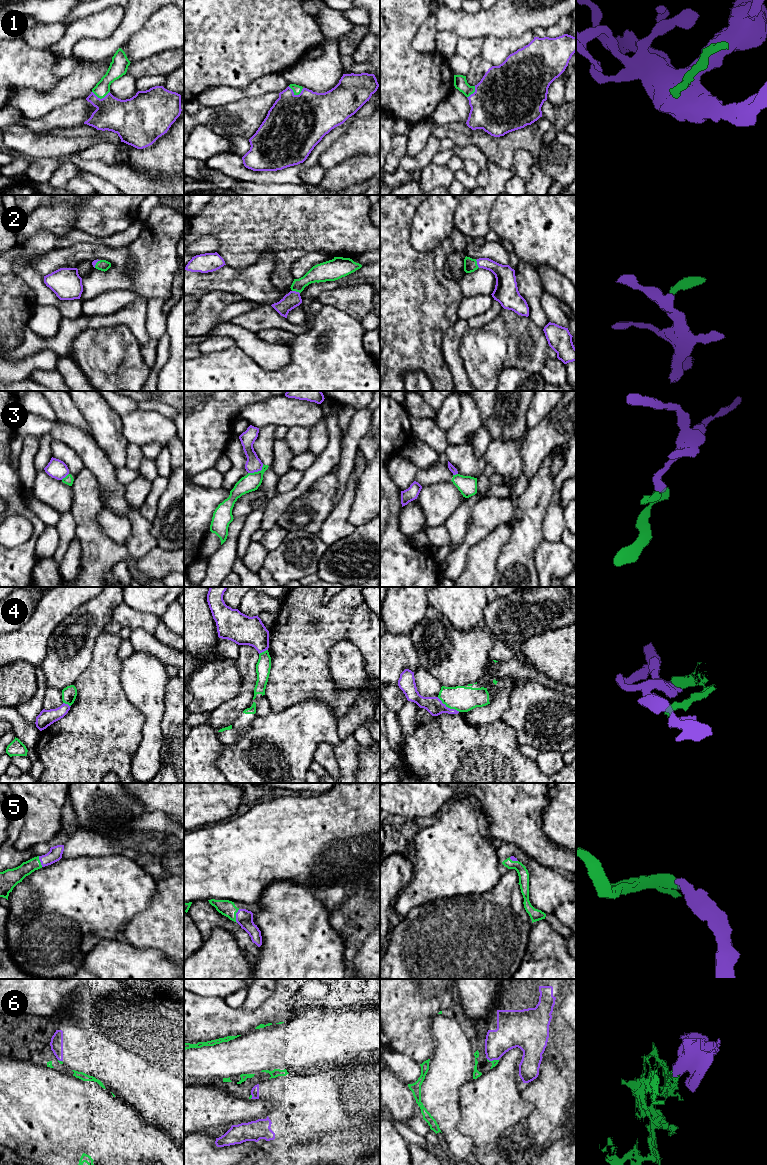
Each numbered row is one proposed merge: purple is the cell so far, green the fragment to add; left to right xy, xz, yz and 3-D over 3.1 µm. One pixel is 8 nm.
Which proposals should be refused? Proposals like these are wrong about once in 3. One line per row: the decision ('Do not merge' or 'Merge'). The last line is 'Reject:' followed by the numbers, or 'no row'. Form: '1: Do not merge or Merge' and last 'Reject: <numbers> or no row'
1: Merge
2: Merge
3: Do not merge
4: Merge
5: Merge
6: Do not merge
Reject: 3, 6

